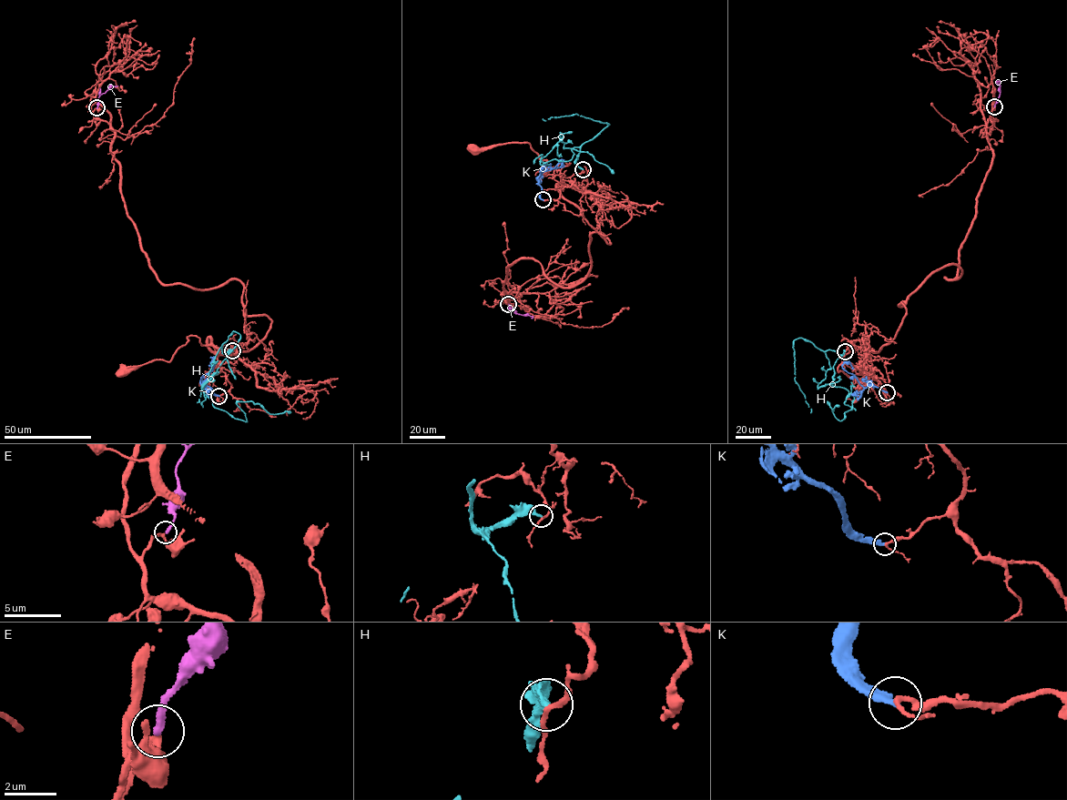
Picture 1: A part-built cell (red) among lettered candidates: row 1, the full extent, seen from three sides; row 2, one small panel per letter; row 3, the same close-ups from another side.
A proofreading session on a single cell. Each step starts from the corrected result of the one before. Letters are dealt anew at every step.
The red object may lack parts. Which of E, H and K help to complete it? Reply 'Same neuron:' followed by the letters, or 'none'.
Same neuron: E

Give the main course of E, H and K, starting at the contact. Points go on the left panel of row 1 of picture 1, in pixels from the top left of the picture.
E: (96, 107), (99, 96), (116, 86)
H: (232, 351), (221, 346), (208, 373), (214, 380), (201, 387), (212, 405), (246, 421), (237, 402), (291, 412)
K: (218, 396), (205, 384), (202, 384), (212, 370), (213, 359), (208, 365)

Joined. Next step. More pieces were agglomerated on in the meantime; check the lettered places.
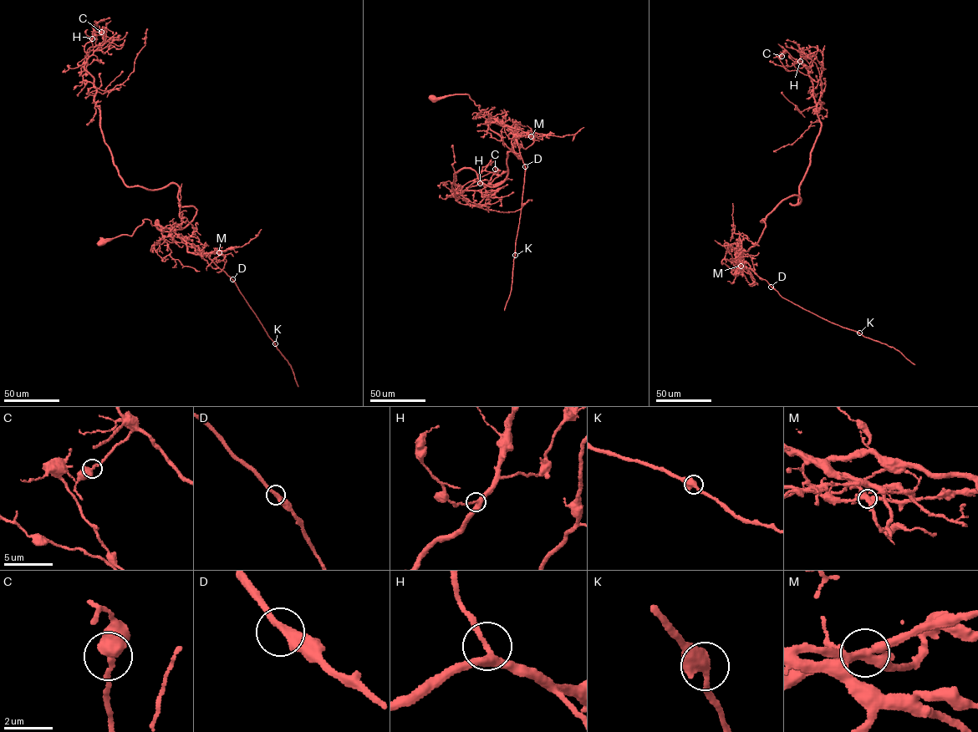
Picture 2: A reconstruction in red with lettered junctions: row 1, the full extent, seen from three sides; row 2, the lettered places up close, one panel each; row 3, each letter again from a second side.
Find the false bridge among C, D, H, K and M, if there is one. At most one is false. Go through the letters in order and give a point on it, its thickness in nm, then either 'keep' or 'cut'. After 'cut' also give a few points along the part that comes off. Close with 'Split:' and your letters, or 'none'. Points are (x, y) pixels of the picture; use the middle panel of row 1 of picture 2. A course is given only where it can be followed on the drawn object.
C: at (495, 169); 440 nm thick; keep
D: at (525, 166); 360 nm thick; keep
H: at (480, 183); 280 nm thick; keep
K: at (515, 255); 440 nm thick; keep
M: at (531, 136); 360 nm thick; cut; foreign part runs (531, 136), (517, 134), (516, 139), (526, 168), (511, 290), (504, 310)
Split: M

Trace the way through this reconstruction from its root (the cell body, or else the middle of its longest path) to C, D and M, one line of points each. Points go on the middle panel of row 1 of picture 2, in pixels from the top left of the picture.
C: (431, 98), (467, 94), (521, 158), (507, 152), (493, 186), (460, 169), (454, 196), (495, 169)
D: (431, 98), (468, 94), (480, 106), (479, 109), (485, 110), (486, 118), (506, 124), (511, 129), (525, 166)
M: (431, 98), (467, 94), (479, 109), (485, 110), (486, 119), (506, 124), (516, 134), (531, 136)

